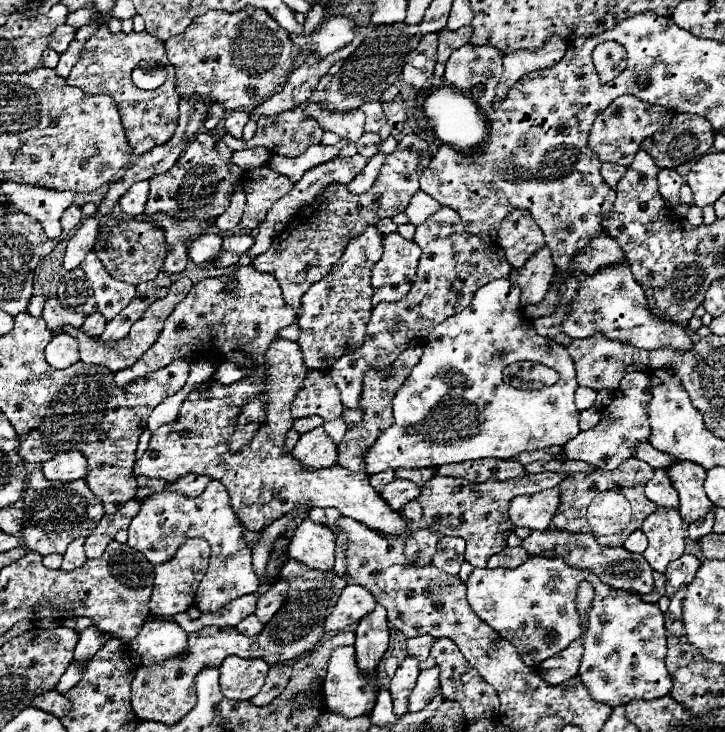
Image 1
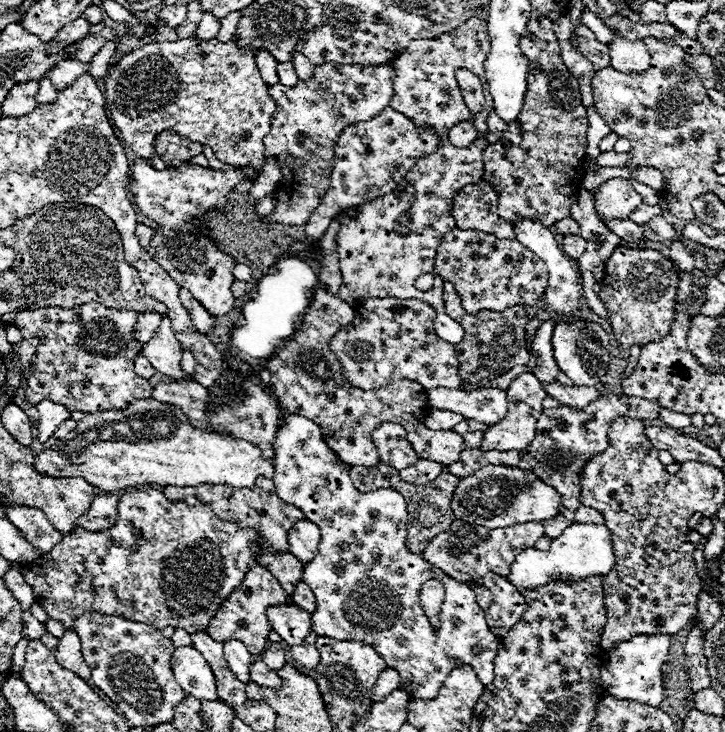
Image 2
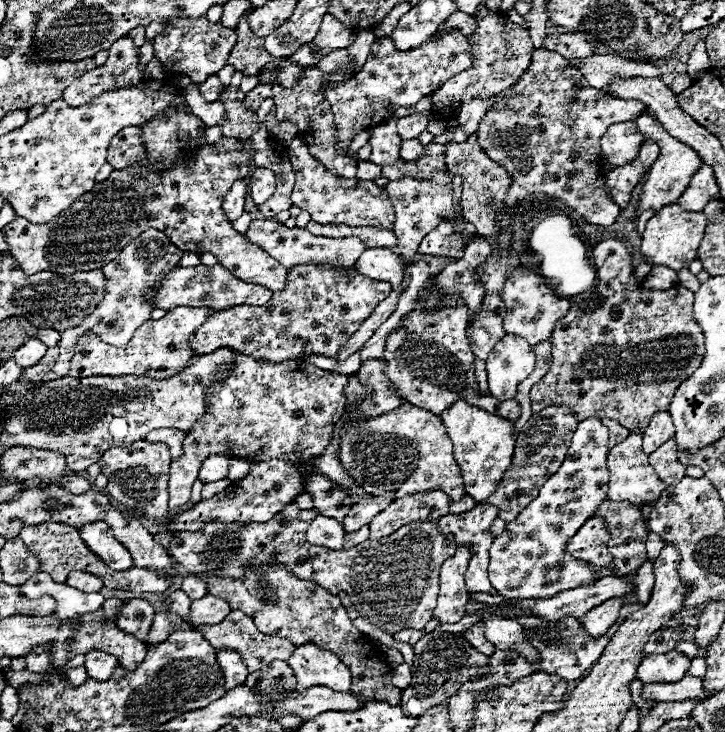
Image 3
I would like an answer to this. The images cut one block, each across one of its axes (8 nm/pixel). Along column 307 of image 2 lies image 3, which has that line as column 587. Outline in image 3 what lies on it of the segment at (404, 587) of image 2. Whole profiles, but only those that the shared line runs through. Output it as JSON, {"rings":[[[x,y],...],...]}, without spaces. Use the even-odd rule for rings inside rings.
{"rings":[[[586,418],[586,420],[582,420],[582,422],[578,424],[578,430],[574,432],[572,444],[570,444],[570,448],[568,448],[566,460],[562,462],[560,470],[558,470],[554,476],[550,476],[550,480],[546,480],[546,484],[540,488],[538,498],[532,500],[532,502],[530,502],[530,504],[518,514],[516,520],[512,520],[510,524],[506,524],[506,530],[504,530],[500,536],[496,536],[494,542],[492,542],[492,546],[490,546],[488,574],[490,574],[490,582],[492,582],[492,586],[498,590],[500,596],[504,596],[504,598],[552,598],[554,594],[558,594],[558,592],[562,592],[562,590],[566,590],[566,588],[586,586],[586,584],[590,584],[592,580],[596,580],[594,570],[592,570],[592,566],[590,566],[588,562],[582,562],[582,560],[578,560],[578,558],[566,554],[566,542],[574,536],[574,532],[576,532],[576,530],[578,530],[588,518],[592,518],[592,514],[598,510],[598,506],[608,498],[608,472],[606,472],[606,454],[608,454],[608,450],[610,450],[610,448],[608,448],[608,428],[606,428],[598,418]]]}

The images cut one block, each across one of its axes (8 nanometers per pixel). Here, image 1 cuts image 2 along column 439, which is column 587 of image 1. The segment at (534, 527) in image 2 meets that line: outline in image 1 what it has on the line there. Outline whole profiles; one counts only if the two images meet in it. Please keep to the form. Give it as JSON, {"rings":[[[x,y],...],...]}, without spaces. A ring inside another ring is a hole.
{"rings":[[[532,532],[528,538],[522,541],[522,548],[532,554],[544,554],[547,558],[560,557],[570,566],[580,569],[590,569],[604,584],[610,584],[614,588],[624,590],[636,590],[640,594],[650,594],[654,590],[654,570],[650,564],[646,564],[644,556],[626,552],[624,548],[602,548],[596,544],[592,534],[572,534],[572,532]]]}

